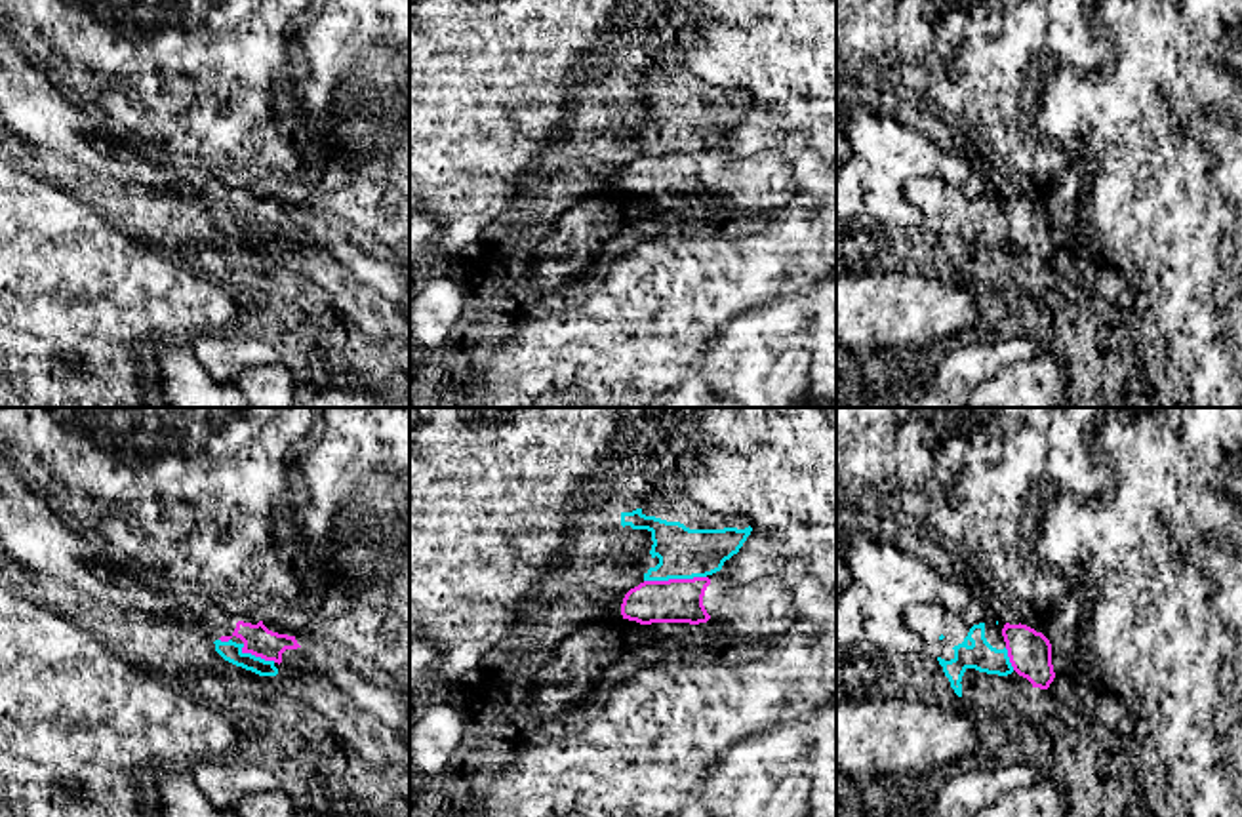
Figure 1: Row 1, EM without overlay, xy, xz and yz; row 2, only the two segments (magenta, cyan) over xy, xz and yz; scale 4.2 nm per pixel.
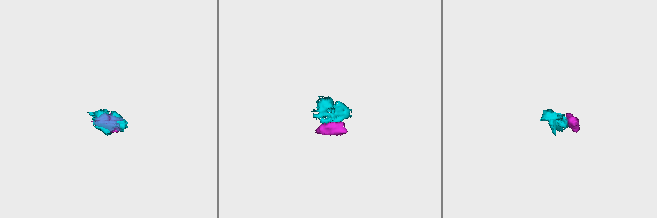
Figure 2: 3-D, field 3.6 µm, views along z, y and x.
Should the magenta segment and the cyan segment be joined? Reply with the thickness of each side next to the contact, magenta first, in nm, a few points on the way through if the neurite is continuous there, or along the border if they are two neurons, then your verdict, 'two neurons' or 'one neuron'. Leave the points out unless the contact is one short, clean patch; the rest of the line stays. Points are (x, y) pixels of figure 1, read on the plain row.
190 nm thick on the magenta side, 220 nm on the other; border along xz (705, 149), (644, 155); two neurons

